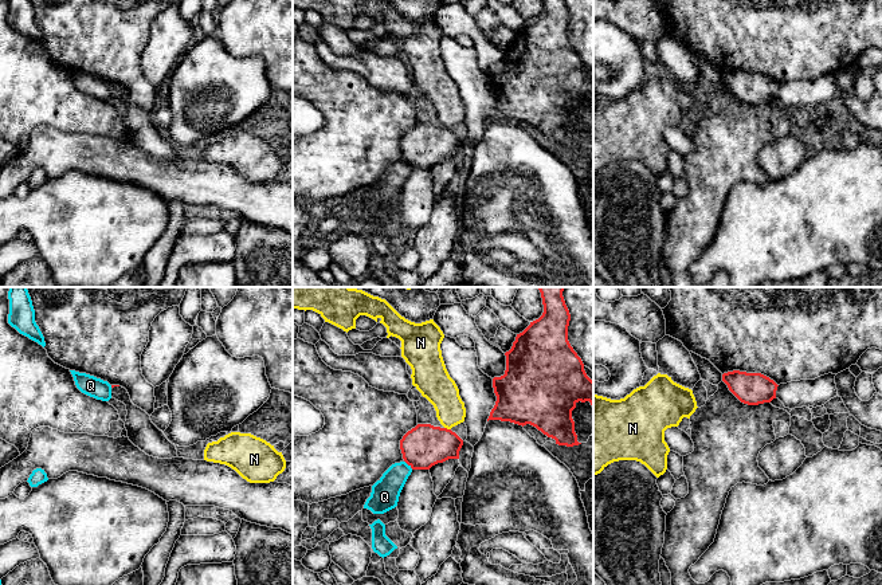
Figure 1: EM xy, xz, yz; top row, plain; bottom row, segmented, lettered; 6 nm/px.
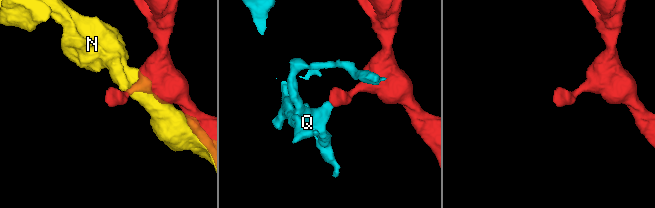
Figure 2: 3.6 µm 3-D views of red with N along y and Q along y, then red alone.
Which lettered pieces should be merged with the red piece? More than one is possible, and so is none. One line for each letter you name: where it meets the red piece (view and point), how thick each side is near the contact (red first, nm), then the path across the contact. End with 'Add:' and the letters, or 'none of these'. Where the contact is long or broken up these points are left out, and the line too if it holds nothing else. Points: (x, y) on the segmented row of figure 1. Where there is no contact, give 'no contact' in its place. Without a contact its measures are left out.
Add: none of these

